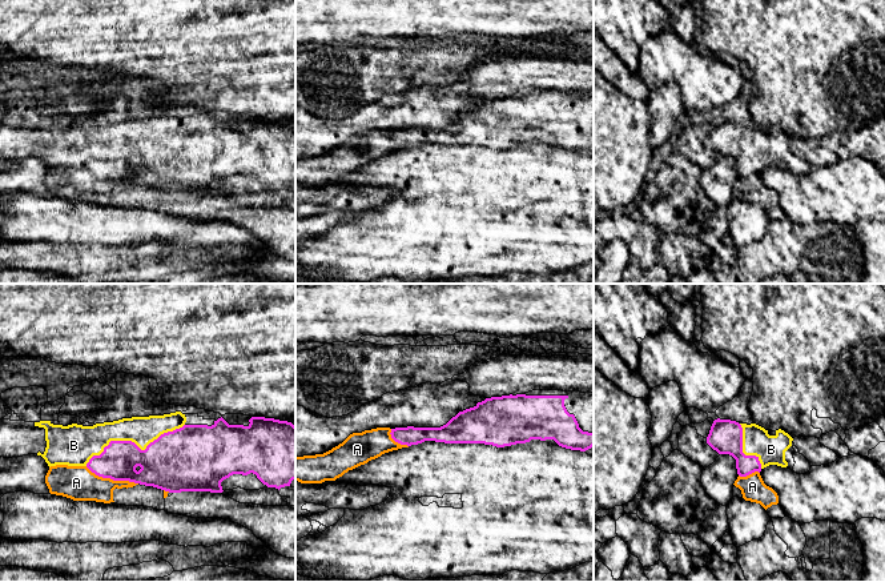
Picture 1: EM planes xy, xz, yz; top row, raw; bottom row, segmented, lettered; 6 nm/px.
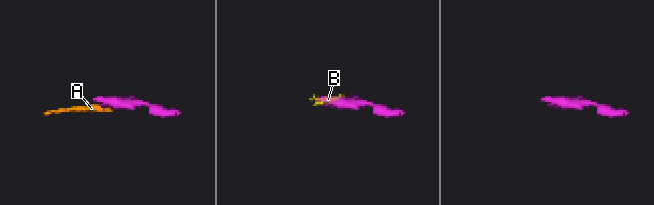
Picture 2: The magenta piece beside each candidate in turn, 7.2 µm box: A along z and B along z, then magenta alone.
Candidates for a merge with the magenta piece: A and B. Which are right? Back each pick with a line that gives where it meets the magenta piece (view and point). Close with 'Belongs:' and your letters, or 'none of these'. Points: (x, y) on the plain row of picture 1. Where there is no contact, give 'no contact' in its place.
B: meets magenta in xy at (133, 144)
Belongs: B

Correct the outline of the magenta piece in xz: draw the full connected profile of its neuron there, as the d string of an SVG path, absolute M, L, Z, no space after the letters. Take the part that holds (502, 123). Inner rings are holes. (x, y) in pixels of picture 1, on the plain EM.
M532 92L516 97L491 99L459 113L441 129L395 129L390 136L395 144L407 148L435 143L504 149L531 141L554 141L562 149L586 153L594 148L594 95Z

